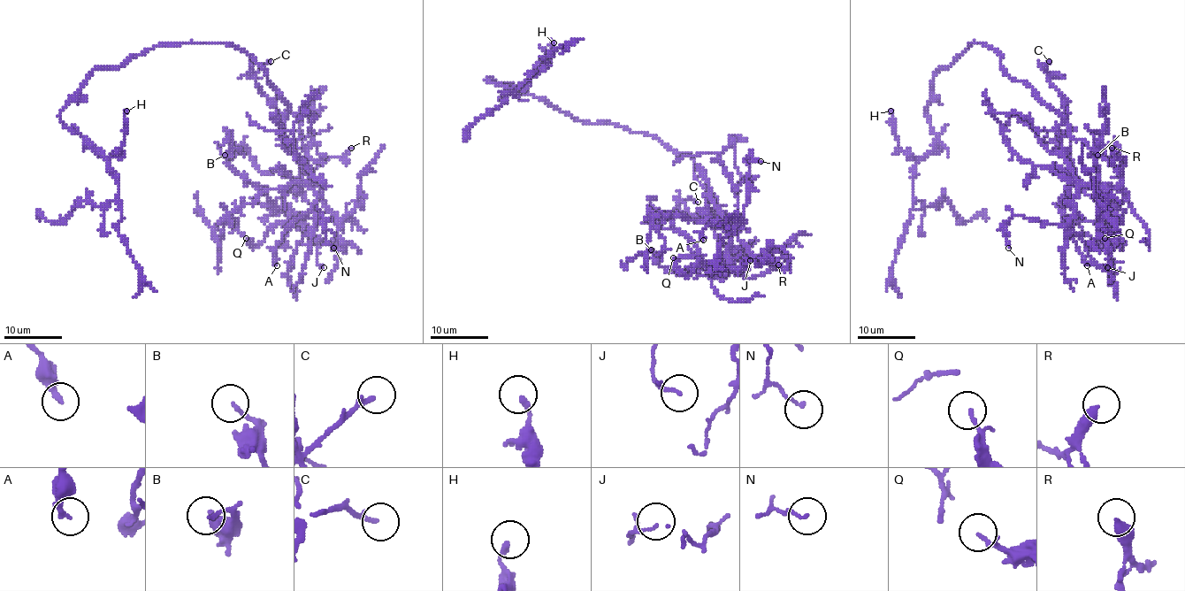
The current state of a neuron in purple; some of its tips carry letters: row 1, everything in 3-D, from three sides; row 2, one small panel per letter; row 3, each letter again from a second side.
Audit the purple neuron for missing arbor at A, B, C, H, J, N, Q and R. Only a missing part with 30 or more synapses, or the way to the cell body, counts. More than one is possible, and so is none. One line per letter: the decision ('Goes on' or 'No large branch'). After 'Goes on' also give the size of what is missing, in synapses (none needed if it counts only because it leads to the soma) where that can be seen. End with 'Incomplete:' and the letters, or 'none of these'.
A: No large branch
B: No large branch
C: No large branch
H: No large branch
J: No large branch
N: No large branch
Q: No large branch
R: No large branch
Incomplete: none of these

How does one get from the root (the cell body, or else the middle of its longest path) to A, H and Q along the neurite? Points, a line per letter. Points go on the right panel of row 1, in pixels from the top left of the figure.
A: (982, 43), (1064, 119), (1041, 130), (1037, 139), (1074, 177), (1071, 239), (1087, 265)
H: (982, 43), (972, 42), (936, 74), (927, 115), (936, 141), (924, 156), (913, 157), (900, 149), (890, 111)
Q: (982, 43), (1068, 124), (1074, 139), (1115, 168), (1124, 198), (1109, 213), (1109, 225), (1122, 242), (1104, 238)

